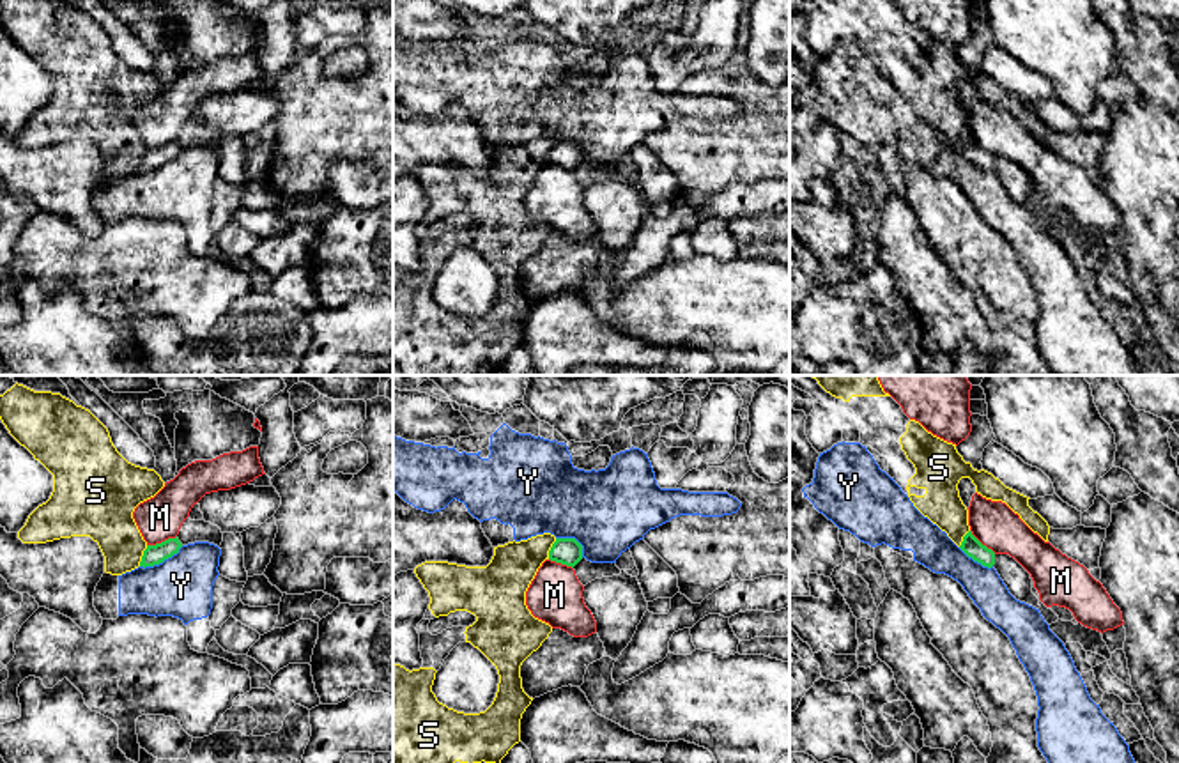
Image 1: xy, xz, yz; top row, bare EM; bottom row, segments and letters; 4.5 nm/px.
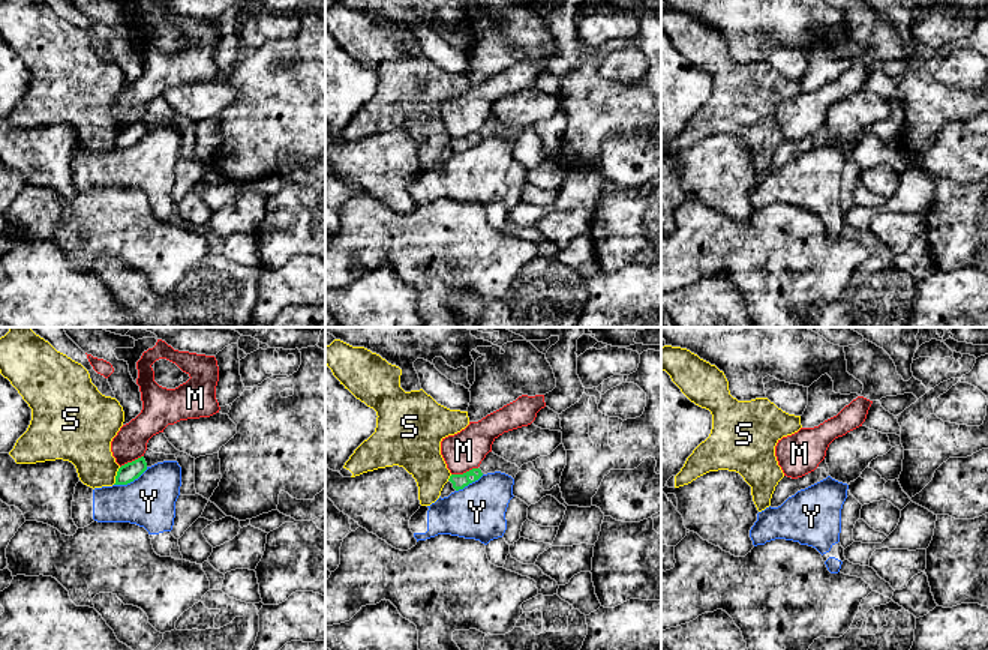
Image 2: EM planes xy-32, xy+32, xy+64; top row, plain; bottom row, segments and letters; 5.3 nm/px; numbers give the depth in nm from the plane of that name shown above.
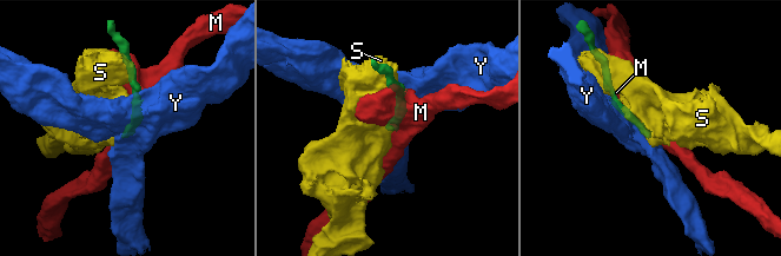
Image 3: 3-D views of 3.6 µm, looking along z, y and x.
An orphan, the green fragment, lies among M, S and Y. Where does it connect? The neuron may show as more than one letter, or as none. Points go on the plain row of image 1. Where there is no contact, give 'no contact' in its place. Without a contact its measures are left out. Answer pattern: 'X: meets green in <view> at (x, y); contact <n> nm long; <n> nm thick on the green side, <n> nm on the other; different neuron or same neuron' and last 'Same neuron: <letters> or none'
M: meets green in xy at (161, 146); contact 140 nm long; 90 nm thick on the green side, 200 nm on the other; different neuron
S: meets green in xy at (142, 160); contact 100 nm long; 90 nm thick on the green side, 240 nm on the other; different neuron
Y: meets green in xy at (161, 165); contact 220 nm long; 90 nm thick on the green side, 280 nm on the other; different neuron
Same neuron: none

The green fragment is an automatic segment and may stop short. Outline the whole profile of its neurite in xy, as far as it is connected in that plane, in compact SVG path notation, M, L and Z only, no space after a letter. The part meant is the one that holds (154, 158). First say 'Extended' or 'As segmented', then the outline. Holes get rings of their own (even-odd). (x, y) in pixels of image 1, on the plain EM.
As segmented. M168 142L161 147L156 149L147 149L147 152L143 154L140 170L154 170L163 166L165 163L172 161L173 158L179 156L179 152L182 150L182 147L179 145L179 142Z

